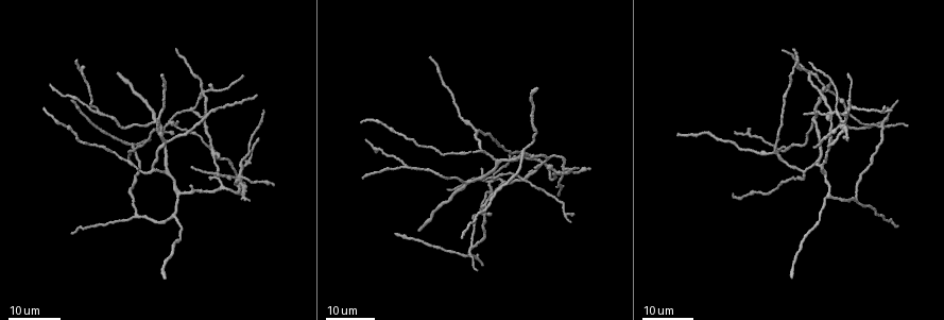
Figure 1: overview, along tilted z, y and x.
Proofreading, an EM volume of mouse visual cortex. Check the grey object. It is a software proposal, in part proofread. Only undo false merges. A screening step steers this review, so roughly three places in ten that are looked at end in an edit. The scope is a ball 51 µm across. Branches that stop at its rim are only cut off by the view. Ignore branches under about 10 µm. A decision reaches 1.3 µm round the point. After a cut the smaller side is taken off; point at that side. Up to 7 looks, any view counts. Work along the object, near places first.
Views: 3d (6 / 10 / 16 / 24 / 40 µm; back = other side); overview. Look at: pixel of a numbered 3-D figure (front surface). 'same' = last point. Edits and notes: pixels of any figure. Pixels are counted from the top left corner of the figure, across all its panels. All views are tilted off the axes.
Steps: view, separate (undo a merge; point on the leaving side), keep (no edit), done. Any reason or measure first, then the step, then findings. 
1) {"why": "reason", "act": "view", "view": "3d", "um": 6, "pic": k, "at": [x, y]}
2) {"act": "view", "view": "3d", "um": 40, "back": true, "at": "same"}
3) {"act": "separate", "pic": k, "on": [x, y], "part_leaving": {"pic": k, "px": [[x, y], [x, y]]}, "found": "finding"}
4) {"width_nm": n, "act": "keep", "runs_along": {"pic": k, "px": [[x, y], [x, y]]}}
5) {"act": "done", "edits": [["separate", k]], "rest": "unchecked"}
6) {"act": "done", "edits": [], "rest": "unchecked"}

{"why": "branch point", "act": "view", "view": "3d", "um": 24, "pic": 1, "at": [497, 160]}

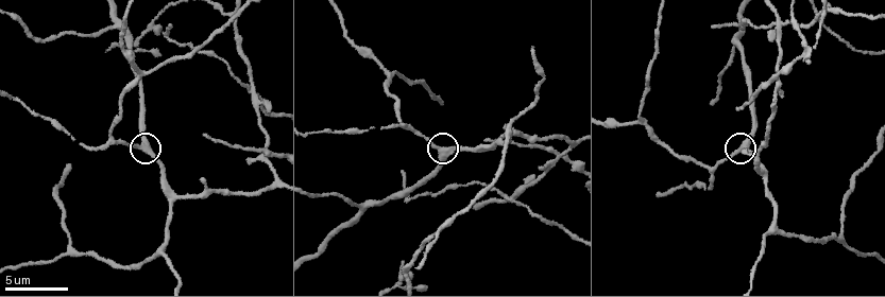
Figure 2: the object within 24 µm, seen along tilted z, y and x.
{"act": "view", "view": "3d", "um": 10, "pic": 2, "at": [441, 155]}

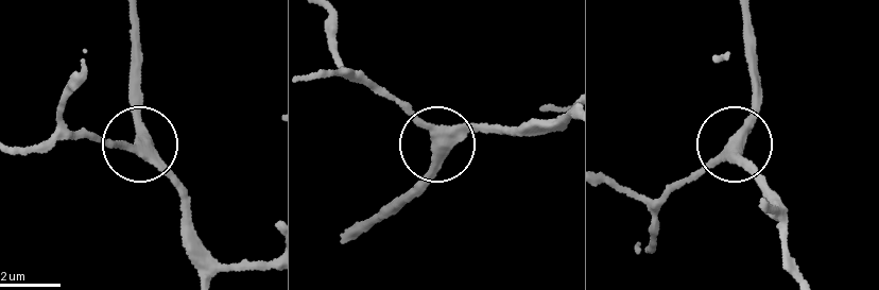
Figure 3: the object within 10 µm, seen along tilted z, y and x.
{"arms": 3, "act": "keep", "runs_along": {"pic": 3, "px": [[799, 274], [760, 174], [729, 146], [683, 183]]}, "found": "continuous, no second cell"}

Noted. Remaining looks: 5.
{"why": "three-way junction", "act": "view", "view": "3d", "um": 10, "pic": 2, "at": [72, 250]}

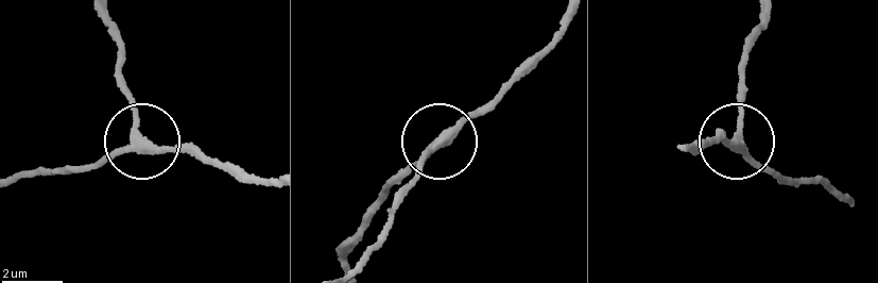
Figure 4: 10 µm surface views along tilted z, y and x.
{"act": "keep", "runs_along": {"pic": 4, "px": [[692, 150], [719, 139], [744, 145], [777, 183]]}, "found": "all the same cell"}

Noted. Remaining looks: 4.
{"why": "three-way junction", "act": "view", "view": "3d", "um": 6, "pic": 2, "at": [179, 198]}

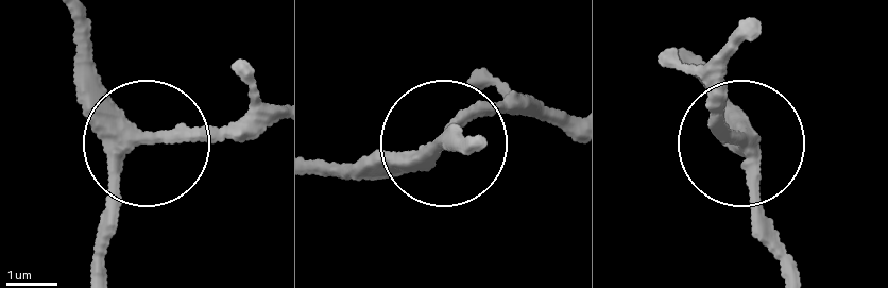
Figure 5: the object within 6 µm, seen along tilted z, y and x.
{"arms": 3, "act": "keep", "runs_along": {"pic": 5, "px": [[89, 266], [117, 173], [141, 141], [73, 43]]}, "found": "one cell here"}

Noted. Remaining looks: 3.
{"why": "sudden change in width", "act": "view", "view": "3d", "um": 24, "pic": 1, "at": [843, 133]}

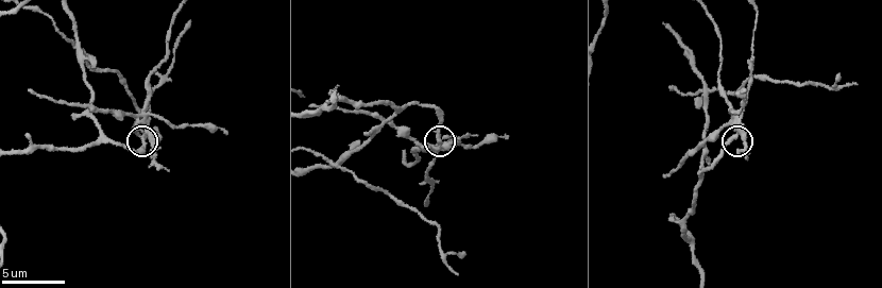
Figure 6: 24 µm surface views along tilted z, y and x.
{"act": "view", "view": "3d", "um": 6, "pic": 6, "at": [732, 135]}

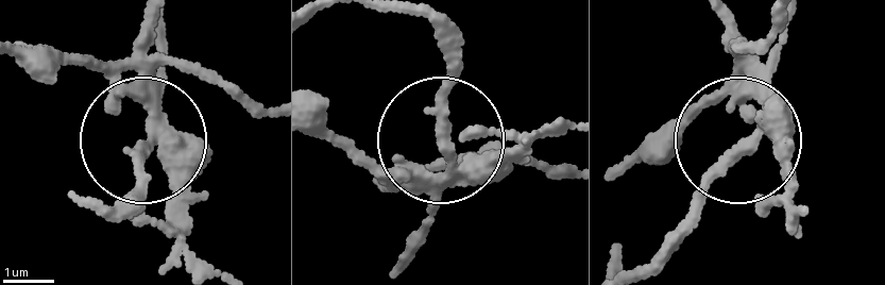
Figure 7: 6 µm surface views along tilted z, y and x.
{"act": "view", "view": "3d", "um": 6, "back": true, "pic": 7, "at": [443, 138]}

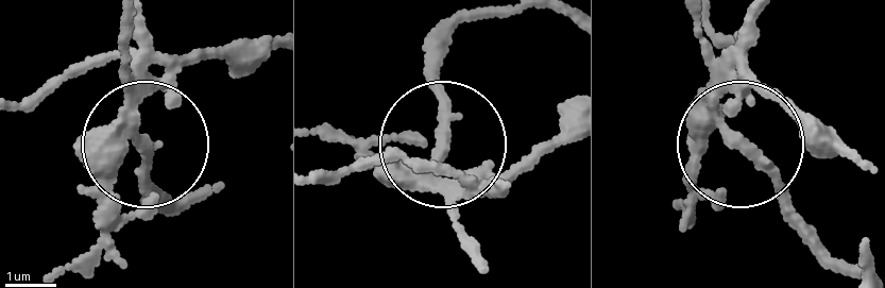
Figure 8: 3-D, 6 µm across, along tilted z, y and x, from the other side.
{"act": "separate", "pic": 8, "on": [143, 35], "part_leaving": {"pic": 8, "px": [[724, 92], [745, 19]]}, "found": "two cells meet here"}

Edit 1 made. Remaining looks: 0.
{"act": "done", "edits": [["separate", 8]], "rest": "unchecked"}

